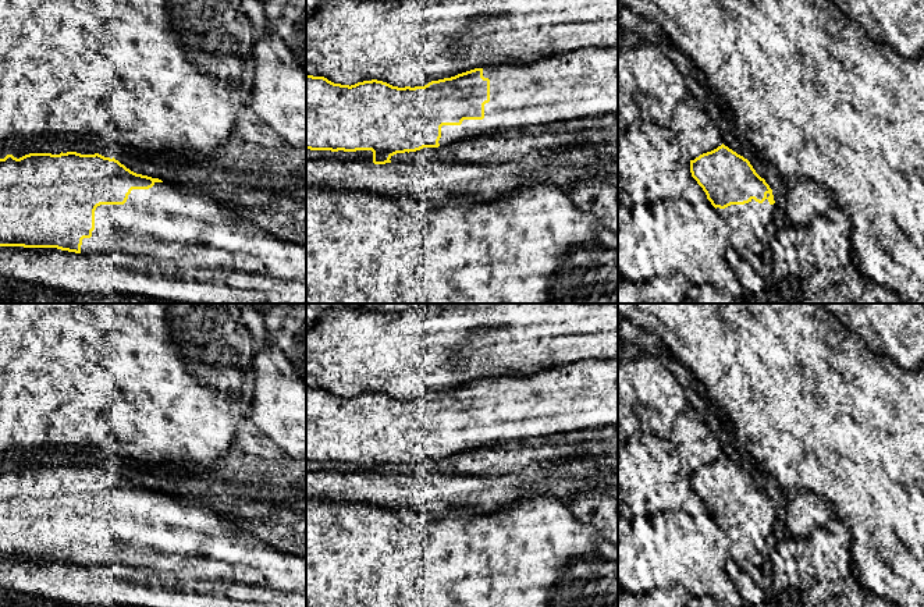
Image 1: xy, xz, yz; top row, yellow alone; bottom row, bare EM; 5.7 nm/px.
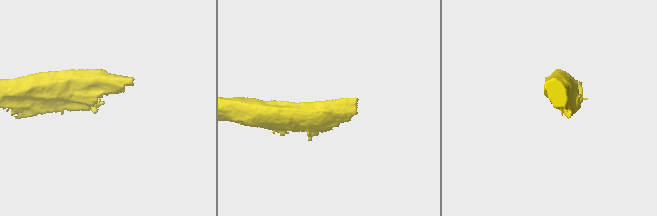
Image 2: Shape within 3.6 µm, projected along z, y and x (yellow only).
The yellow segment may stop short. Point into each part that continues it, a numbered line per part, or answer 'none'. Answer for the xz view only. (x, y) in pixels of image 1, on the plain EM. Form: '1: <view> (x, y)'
1: xz (578, 396)

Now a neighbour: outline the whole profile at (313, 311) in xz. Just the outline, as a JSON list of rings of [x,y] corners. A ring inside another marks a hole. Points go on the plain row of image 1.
[[[306,304],[306,330],[314,326],[328,309],[340,309],[351,304]]]

